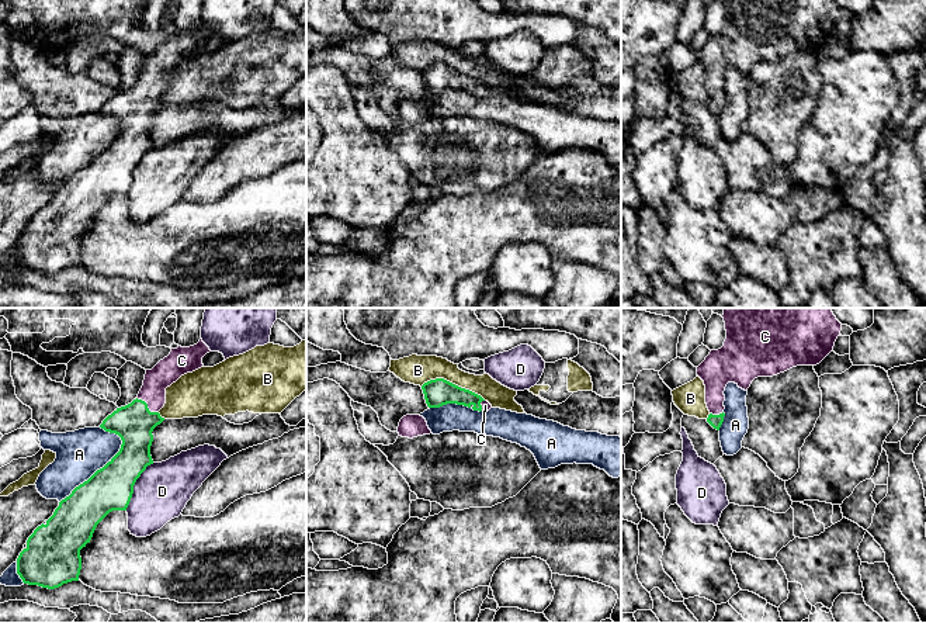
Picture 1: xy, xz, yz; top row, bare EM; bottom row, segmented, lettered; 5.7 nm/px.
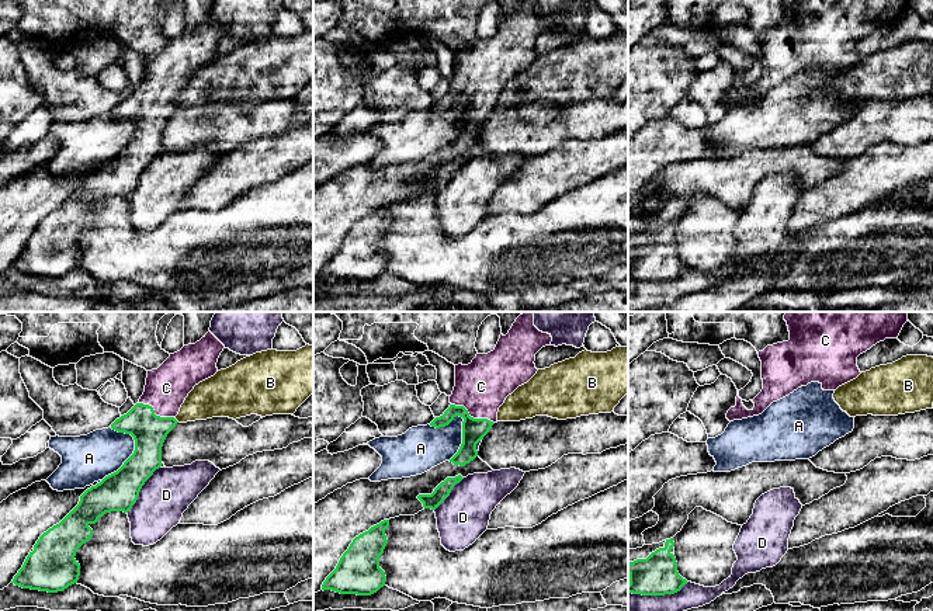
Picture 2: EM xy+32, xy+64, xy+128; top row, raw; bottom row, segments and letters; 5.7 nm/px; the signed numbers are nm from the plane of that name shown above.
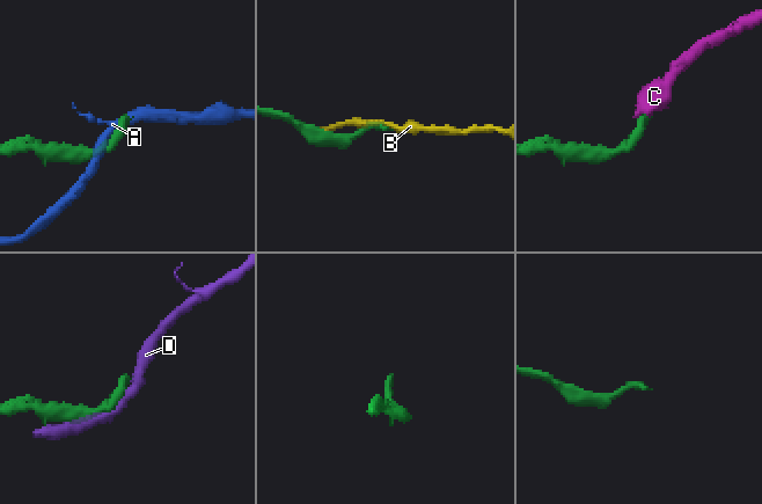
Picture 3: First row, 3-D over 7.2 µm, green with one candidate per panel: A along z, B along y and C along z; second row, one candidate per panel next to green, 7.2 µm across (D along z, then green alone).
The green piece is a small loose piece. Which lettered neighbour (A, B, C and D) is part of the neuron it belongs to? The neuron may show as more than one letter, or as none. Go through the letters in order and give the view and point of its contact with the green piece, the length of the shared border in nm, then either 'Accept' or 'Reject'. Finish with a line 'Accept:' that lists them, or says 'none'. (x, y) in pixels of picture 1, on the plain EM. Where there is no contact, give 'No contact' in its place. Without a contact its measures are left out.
A: Touches green at xy (97, 155). Shared border 500 nm. Reject
B: Touches green at xz (451, 68). Shared border 380 nm. Reject
C: Touches green at xy (146, 92). Shared border 160 nm. Accept
D: Touches green at xy (134, 169). Shared border 320 nm. Reject
Accept: C

